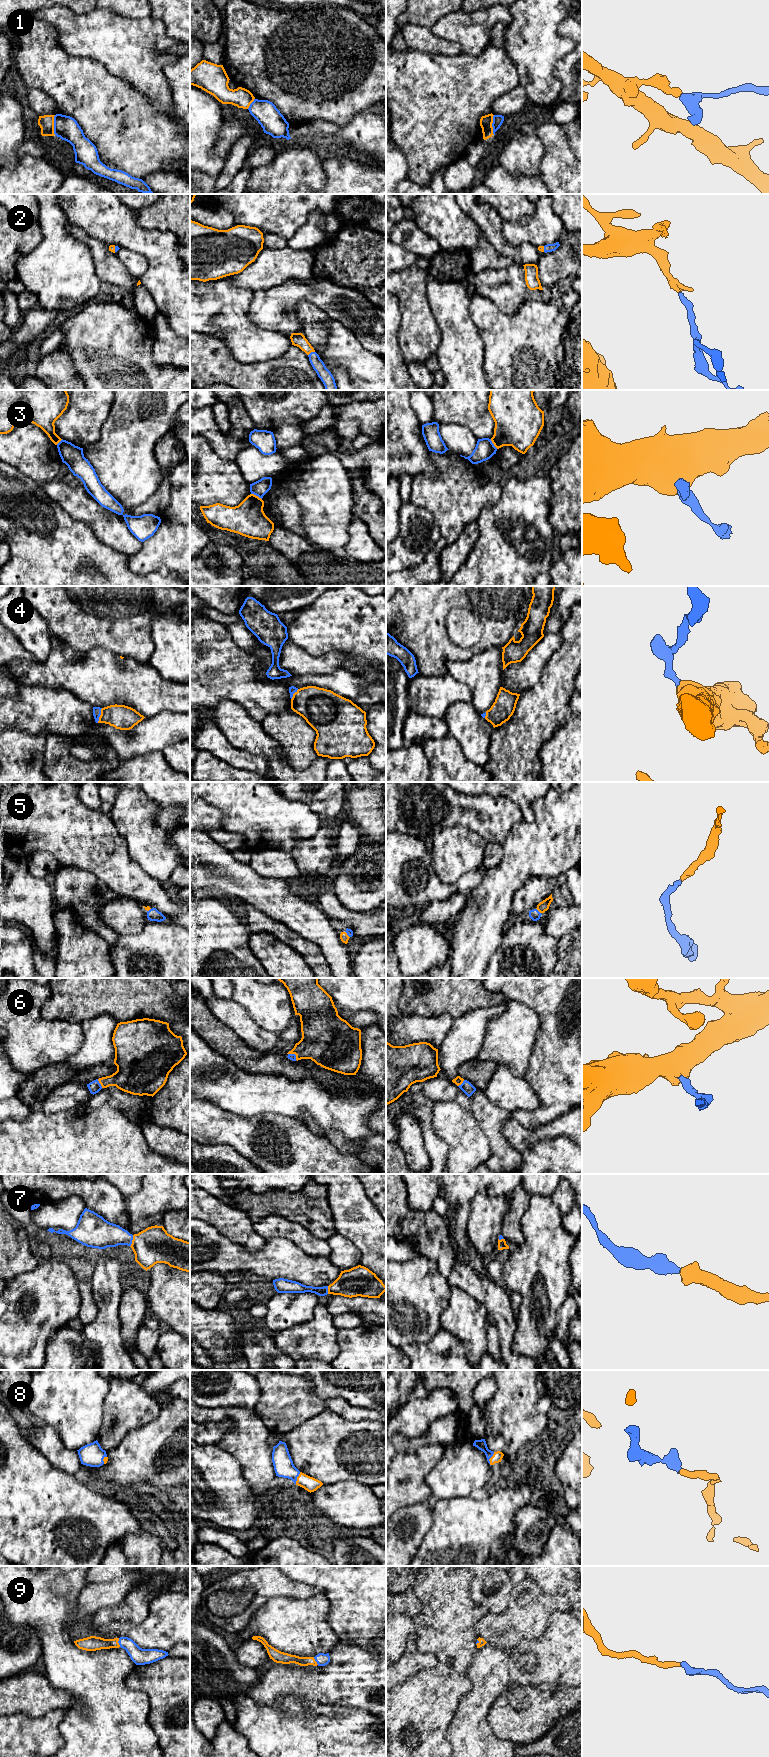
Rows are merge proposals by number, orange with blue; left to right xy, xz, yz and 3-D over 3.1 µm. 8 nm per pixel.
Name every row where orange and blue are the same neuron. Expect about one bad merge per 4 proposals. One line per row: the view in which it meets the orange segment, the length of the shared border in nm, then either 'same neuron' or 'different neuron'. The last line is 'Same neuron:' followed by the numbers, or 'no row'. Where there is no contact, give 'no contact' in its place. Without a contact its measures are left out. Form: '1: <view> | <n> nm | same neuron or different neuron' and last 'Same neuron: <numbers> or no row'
1: xy | 160 nm | different neuron
2: xz | 70 nm | same neuron
3: xz | 100 nm | different neuron
4: xy | 130 nm | same neuron
5: yz | 60 nm | same neuron
6: xy | 80 nm | same neuron
7: xy | 100 nm | same neuron
8: yz | 120 nm | same neuron
9: xy | 70 nm | same neuron
Same neuron: 2, 4, 5, 6, 7, 8, 9

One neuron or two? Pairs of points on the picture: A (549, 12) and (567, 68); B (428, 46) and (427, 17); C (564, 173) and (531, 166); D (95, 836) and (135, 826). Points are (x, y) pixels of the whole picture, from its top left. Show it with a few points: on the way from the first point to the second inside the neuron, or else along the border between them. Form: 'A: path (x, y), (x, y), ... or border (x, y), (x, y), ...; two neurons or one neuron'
A: border (571, 50), (555, 67), (554, 75), (558, 79); two neurons
B: border (404, 24), (414, 23), (429, 28); two neurons
C: border (544, 145), (545, 155), (538, 173); two neurons
D: border (109, 815), (114, 827), (125, 840), (128, 852); two neurons

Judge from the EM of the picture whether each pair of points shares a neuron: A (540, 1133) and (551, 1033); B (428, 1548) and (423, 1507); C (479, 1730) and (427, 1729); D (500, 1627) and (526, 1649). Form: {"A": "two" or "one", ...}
{"A": "two", "B": "two", "C": "two", "D": "two"}

